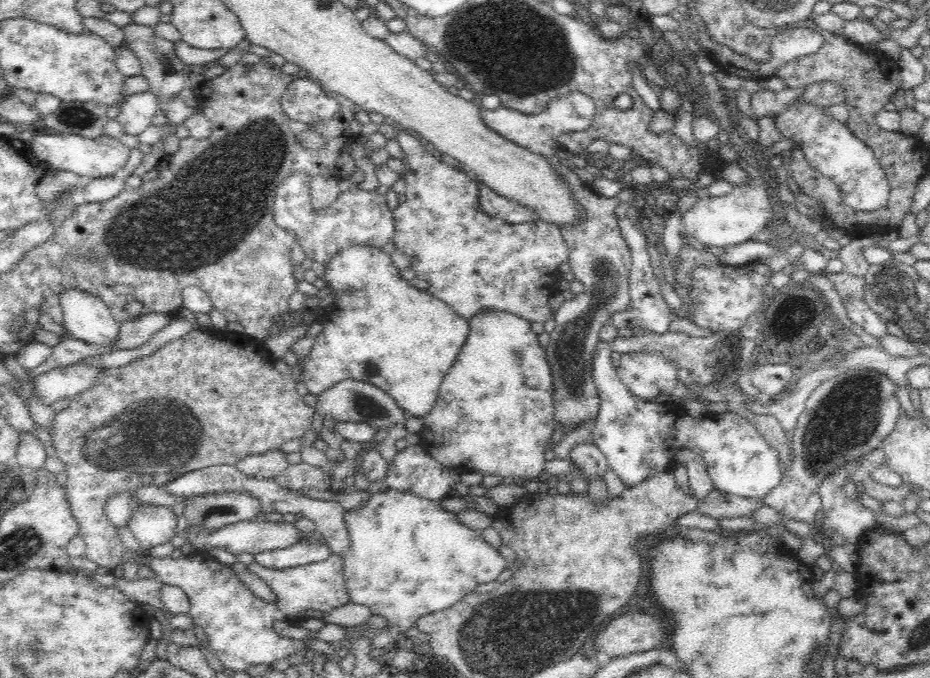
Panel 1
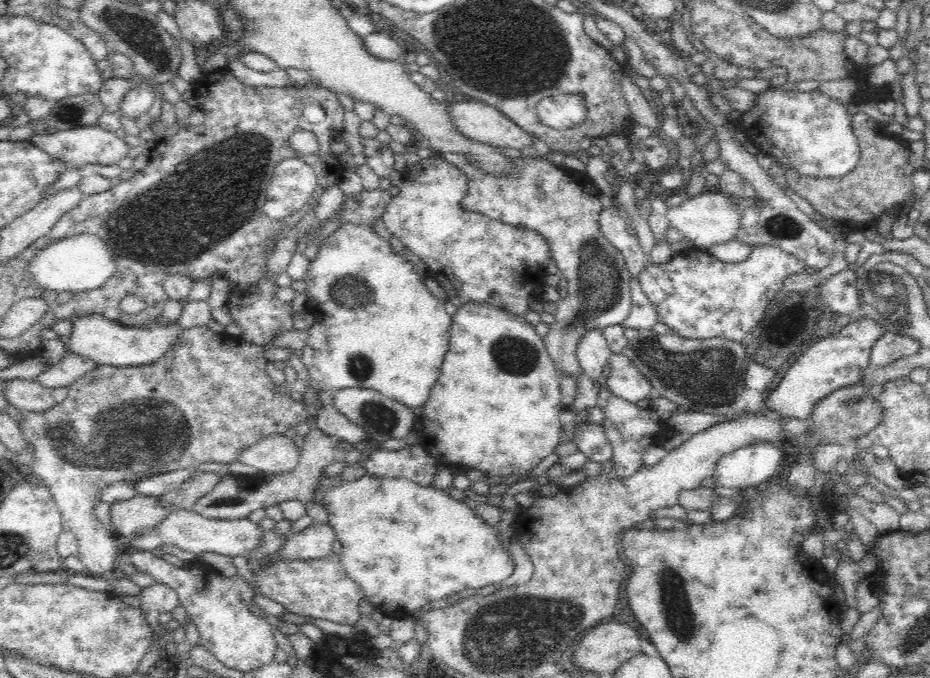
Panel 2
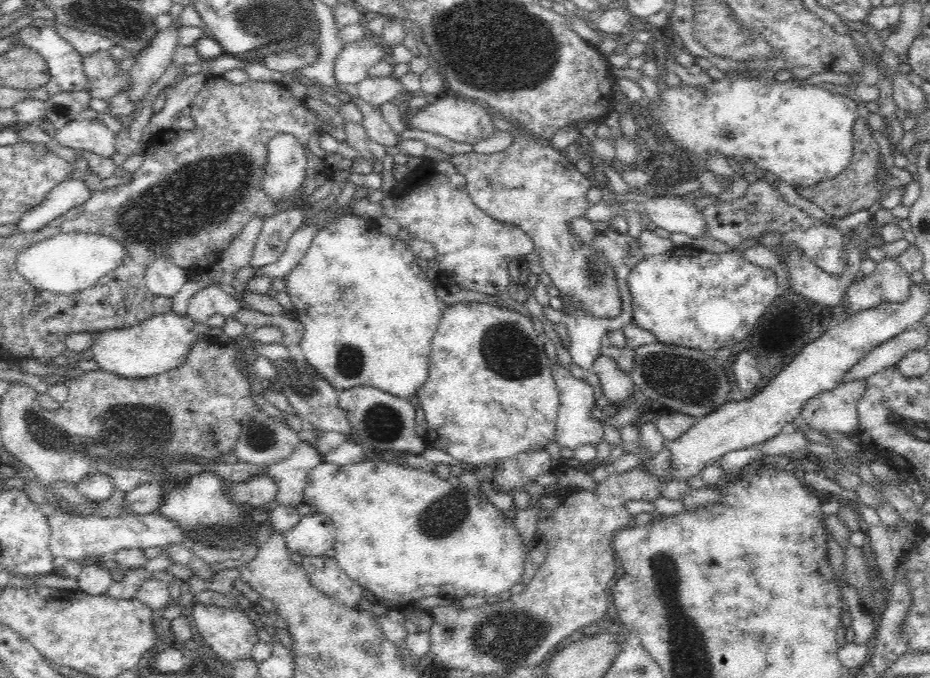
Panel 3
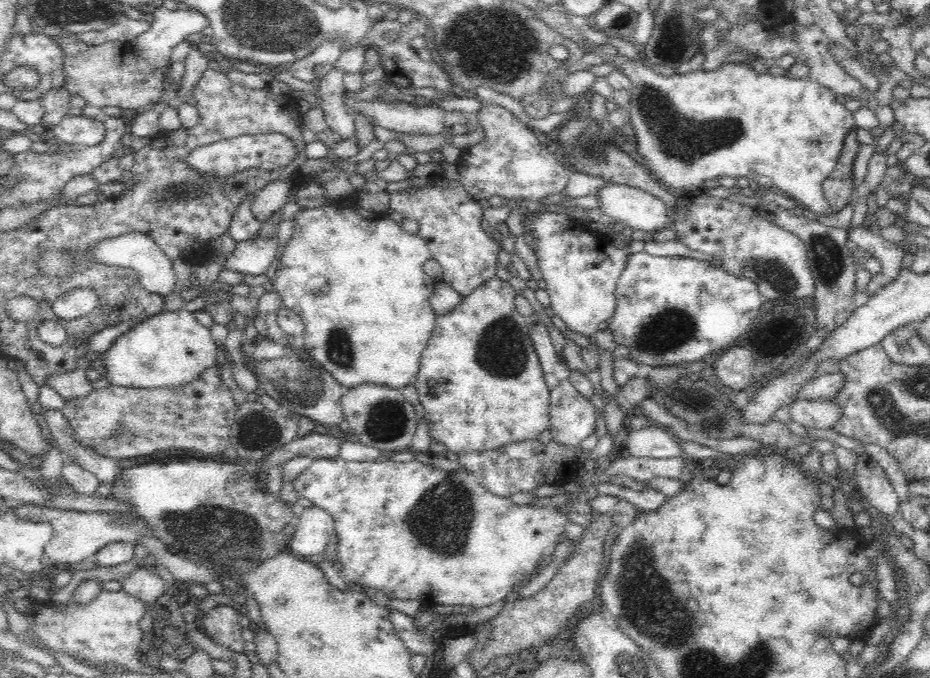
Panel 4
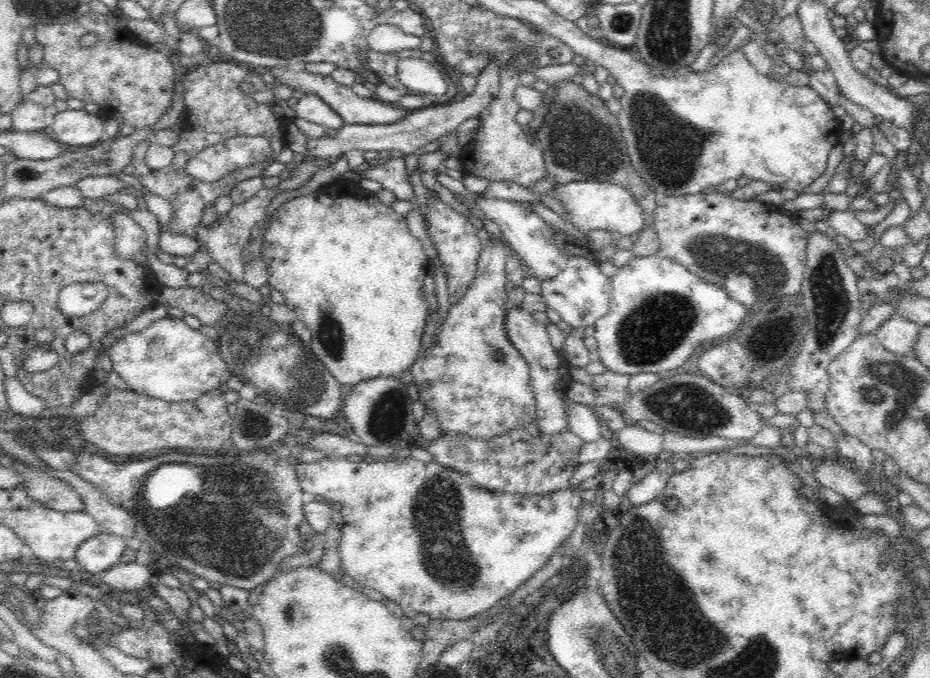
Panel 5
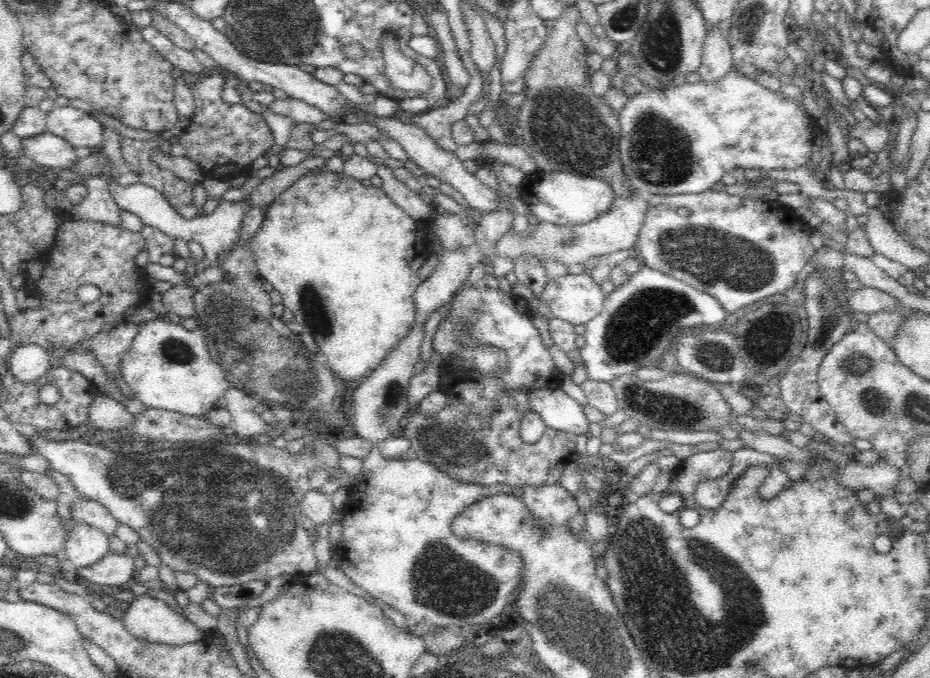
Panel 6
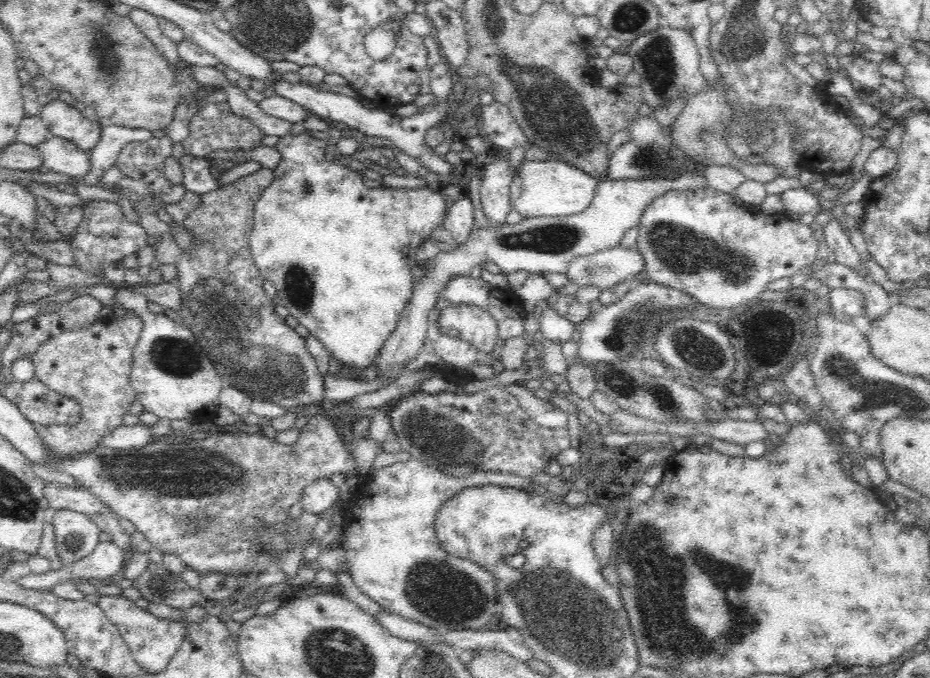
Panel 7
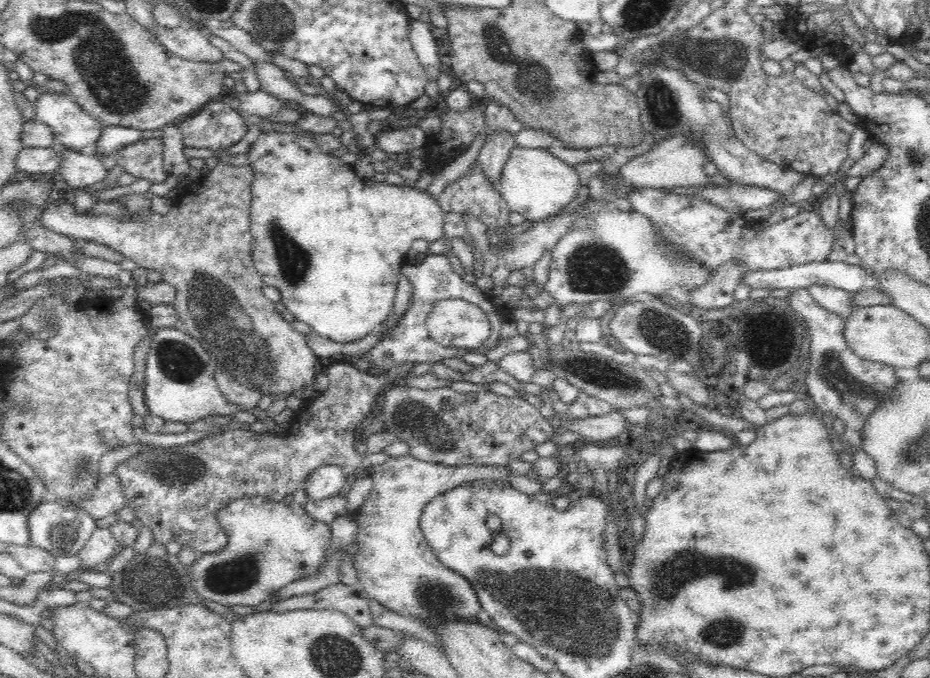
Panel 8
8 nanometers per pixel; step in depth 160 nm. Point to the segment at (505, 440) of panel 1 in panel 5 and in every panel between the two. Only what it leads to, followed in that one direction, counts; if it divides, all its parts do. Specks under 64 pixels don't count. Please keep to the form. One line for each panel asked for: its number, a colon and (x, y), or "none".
2: (496, 407)
3: (490, 395)
4: (489, 390)
5: (474, 380)

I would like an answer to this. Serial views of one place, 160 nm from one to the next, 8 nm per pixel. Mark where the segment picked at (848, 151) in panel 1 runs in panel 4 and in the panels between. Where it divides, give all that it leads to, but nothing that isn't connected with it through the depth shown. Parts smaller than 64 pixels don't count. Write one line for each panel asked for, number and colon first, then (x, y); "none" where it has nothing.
2: (810, 132)
3: (802, 134)
4: (789, 133)

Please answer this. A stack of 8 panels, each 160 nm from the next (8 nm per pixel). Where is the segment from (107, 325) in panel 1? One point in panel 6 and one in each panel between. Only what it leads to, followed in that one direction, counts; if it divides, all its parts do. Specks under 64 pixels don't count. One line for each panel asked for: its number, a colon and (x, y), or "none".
2: (107, 342)
3: (159, 344)
4: (172, 348)
5: (168, 359)
6: (167, 366)

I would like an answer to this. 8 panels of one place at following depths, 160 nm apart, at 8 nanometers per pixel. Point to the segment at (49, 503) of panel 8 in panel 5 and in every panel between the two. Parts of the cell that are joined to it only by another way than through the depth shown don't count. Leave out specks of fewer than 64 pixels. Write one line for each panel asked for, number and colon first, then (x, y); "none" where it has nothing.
5: (101, 552)
6: (86, 545)
7: (76, 536)

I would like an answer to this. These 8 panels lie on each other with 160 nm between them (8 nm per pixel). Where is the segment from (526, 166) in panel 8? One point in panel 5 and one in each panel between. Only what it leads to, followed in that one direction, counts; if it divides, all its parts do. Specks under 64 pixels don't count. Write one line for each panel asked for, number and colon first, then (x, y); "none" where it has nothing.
5: (593, 206)
6: (563, 199)
7: (554, 189)

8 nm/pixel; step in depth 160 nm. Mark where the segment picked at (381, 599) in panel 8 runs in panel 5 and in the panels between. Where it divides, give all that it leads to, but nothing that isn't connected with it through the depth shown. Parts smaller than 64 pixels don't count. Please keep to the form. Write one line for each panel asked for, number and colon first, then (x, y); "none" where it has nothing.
5: (425, 535)
6: (396, 527)
7: (392, 554)

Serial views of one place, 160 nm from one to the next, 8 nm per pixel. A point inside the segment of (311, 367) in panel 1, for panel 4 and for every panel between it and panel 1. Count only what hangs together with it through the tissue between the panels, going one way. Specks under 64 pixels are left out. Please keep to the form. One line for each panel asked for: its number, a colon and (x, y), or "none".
2: (378, 327)
3: (369, 314)
4: (355, 278)

